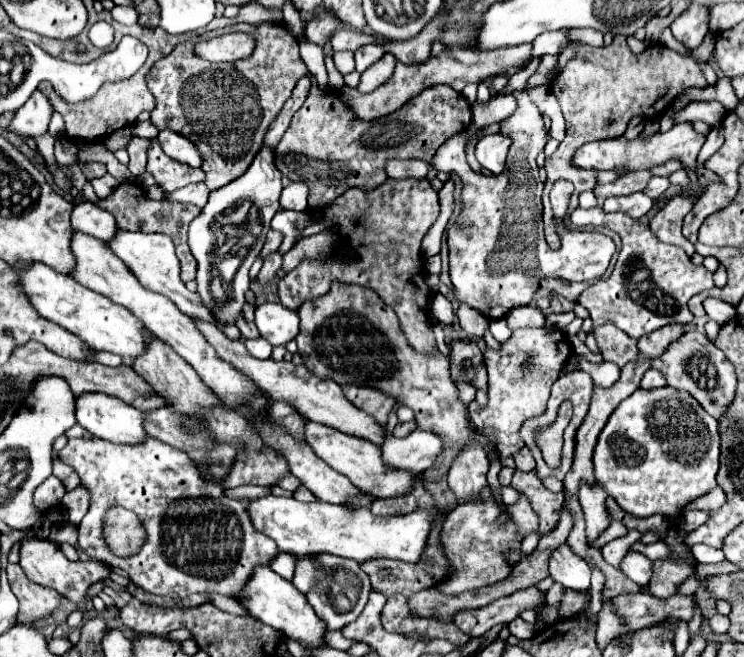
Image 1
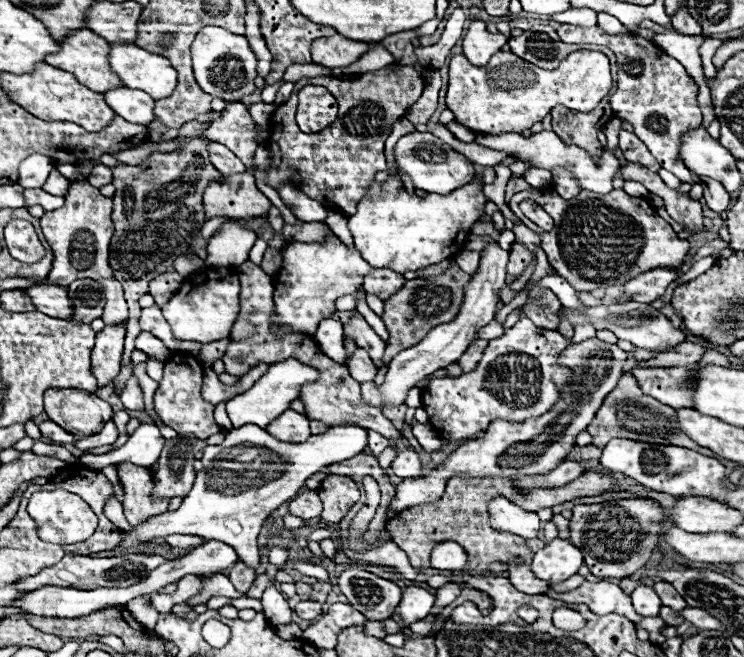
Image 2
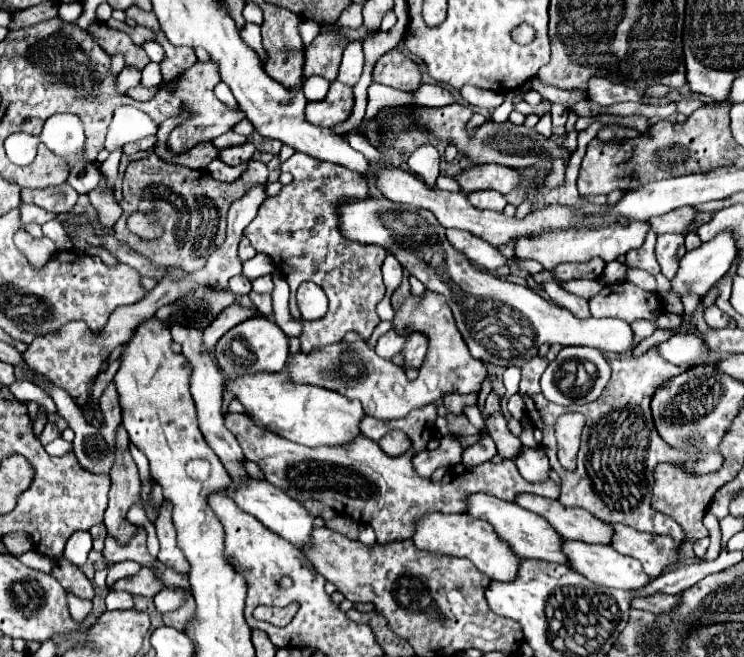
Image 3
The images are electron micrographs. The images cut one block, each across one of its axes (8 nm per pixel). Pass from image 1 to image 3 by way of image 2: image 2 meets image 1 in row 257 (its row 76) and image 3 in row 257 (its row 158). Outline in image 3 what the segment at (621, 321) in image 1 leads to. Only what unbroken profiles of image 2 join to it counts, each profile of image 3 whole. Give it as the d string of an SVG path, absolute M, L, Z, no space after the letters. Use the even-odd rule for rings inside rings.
M688 232L684 234L662 234L658 236L658 244L656 244L656 258L658 264L662 268L662 274L672 280L672 276L676 276L676 268L680 258L684 256L686 248L684 248L684 238Z

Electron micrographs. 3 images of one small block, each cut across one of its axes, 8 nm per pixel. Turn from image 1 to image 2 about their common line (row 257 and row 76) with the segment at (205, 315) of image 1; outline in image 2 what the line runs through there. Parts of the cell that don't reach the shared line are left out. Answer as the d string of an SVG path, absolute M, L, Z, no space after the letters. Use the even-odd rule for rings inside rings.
M110 44L110 68L128 88L142 90L154 100L168 98L176 86L176 70L164 56L150 54L136 44Z

